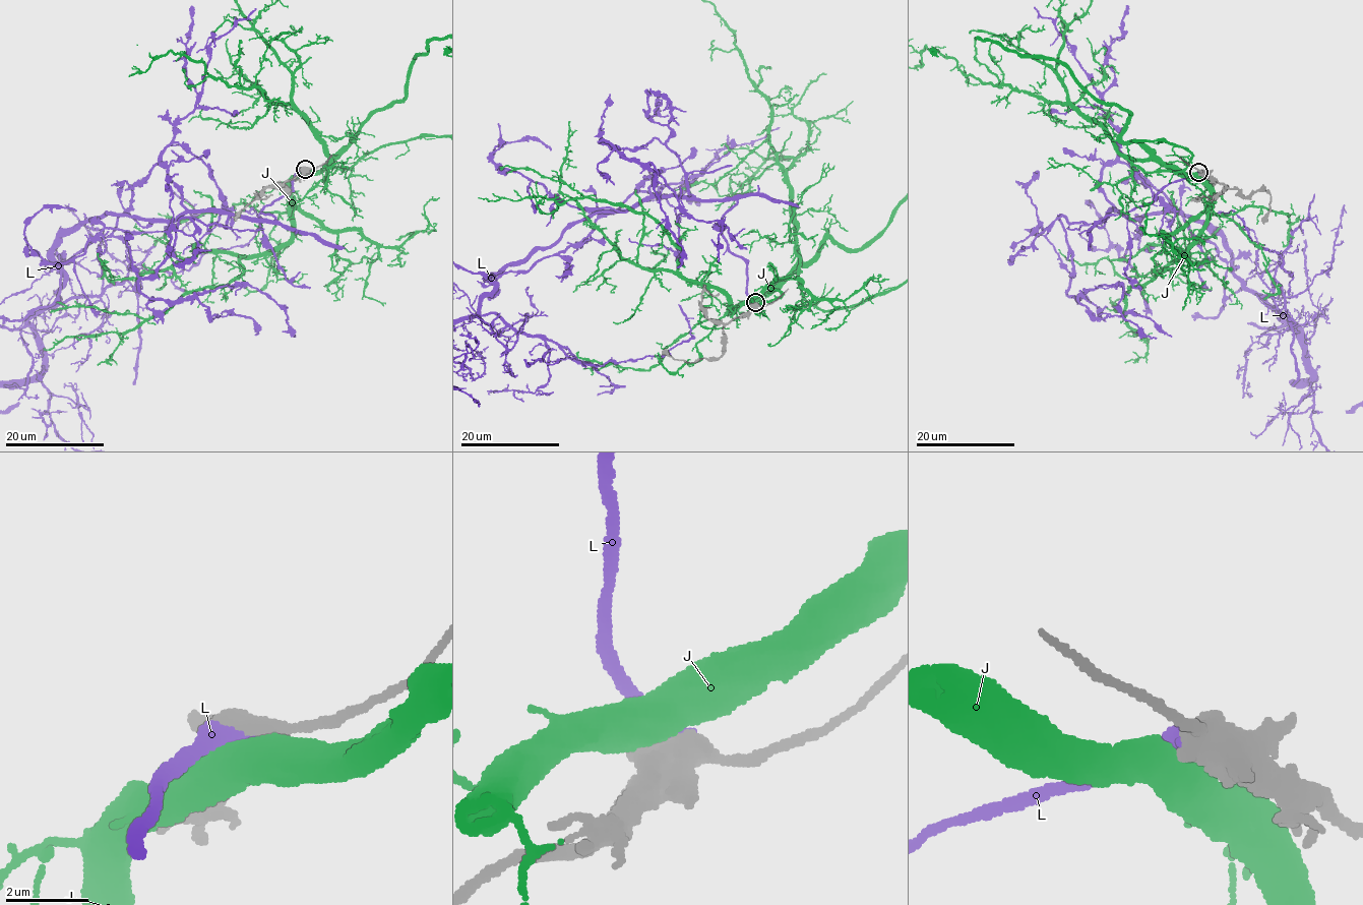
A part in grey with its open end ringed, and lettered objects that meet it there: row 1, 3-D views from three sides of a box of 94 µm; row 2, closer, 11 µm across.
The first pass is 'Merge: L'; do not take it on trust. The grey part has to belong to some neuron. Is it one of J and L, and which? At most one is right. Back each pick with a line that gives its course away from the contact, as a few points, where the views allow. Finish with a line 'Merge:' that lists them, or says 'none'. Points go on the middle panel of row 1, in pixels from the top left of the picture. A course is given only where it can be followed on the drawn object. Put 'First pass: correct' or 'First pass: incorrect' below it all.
Merge: L
First pass: correct

